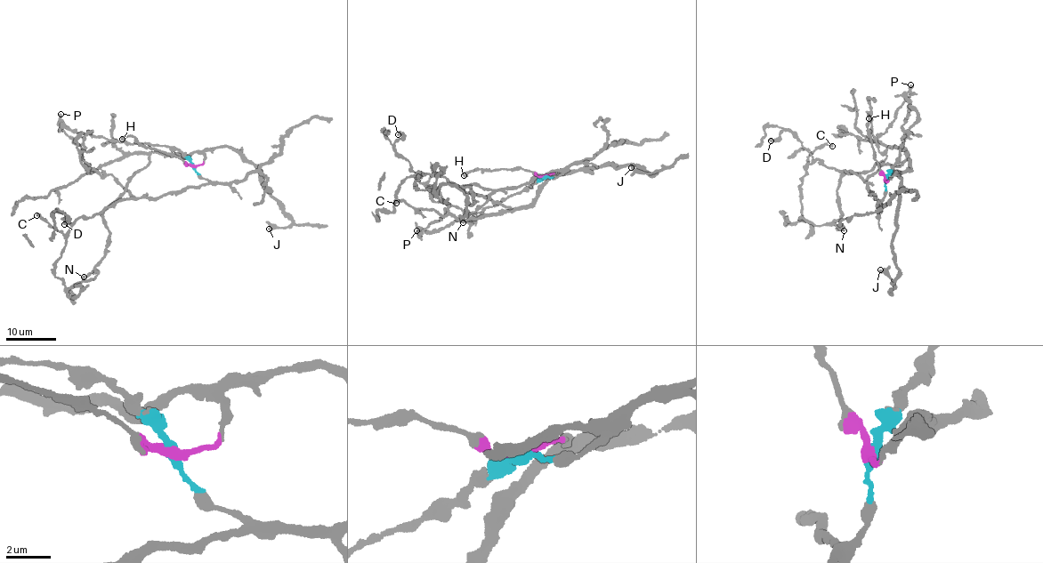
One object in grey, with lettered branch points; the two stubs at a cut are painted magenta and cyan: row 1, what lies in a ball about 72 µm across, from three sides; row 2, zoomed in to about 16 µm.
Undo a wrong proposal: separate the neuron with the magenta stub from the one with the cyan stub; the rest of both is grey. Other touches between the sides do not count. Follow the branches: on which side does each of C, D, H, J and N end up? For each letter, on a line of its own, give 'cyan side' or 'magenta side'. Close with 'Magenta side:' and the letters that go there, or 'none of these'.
C: cyan side
D: cyan side
H: magenta side
J: magenta side
N: magenta side
Magenta side: H, J, N

